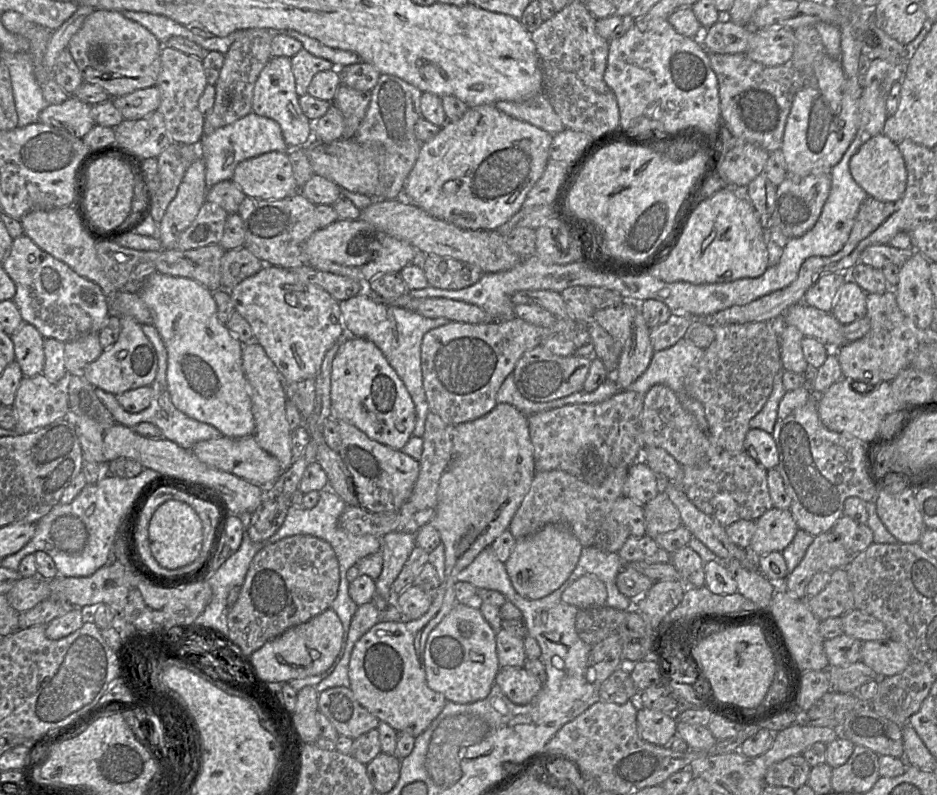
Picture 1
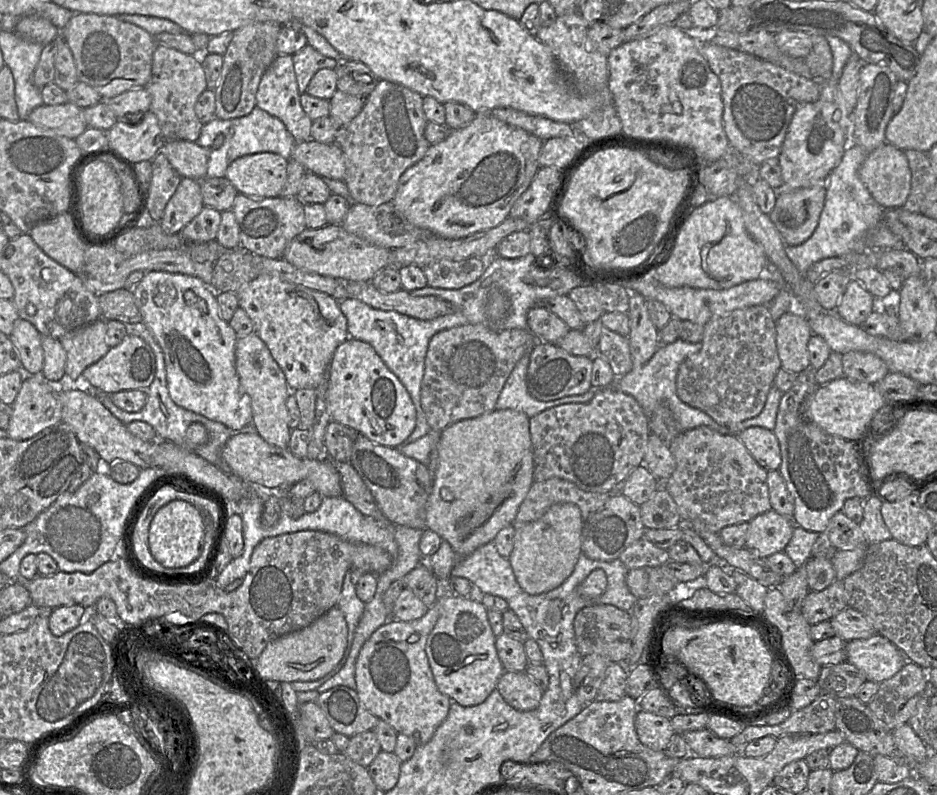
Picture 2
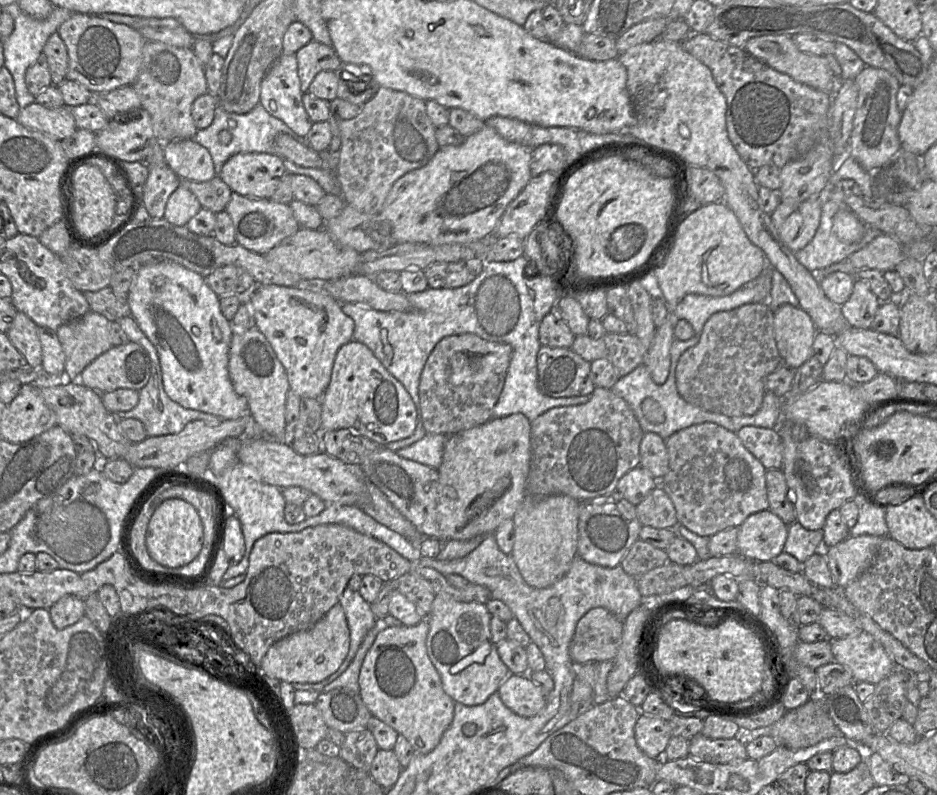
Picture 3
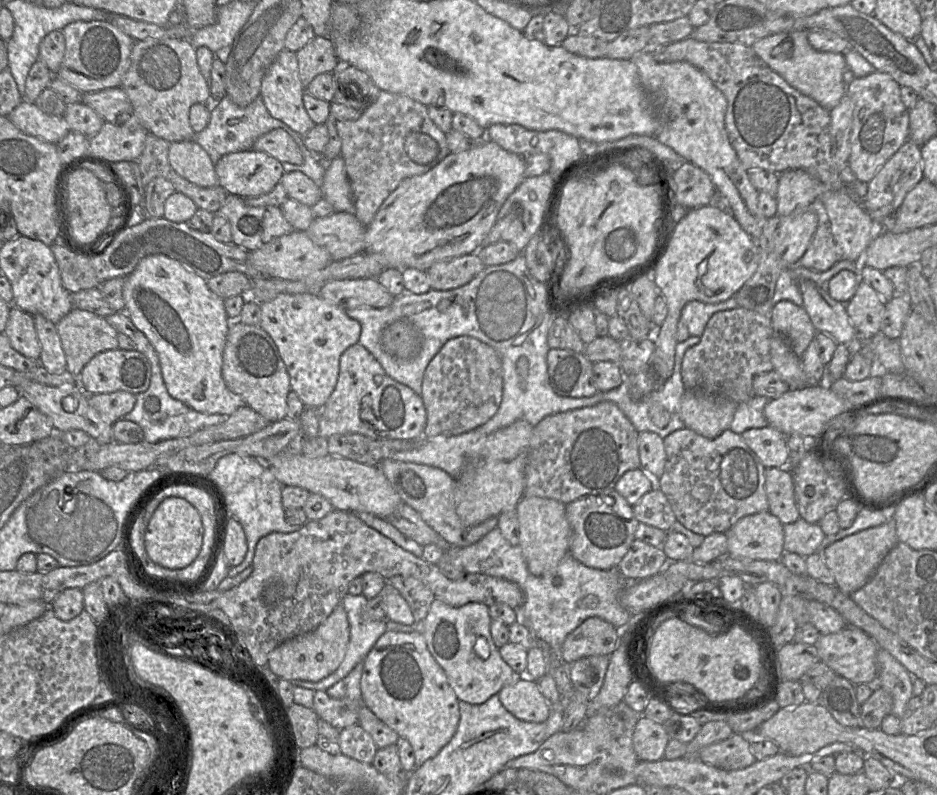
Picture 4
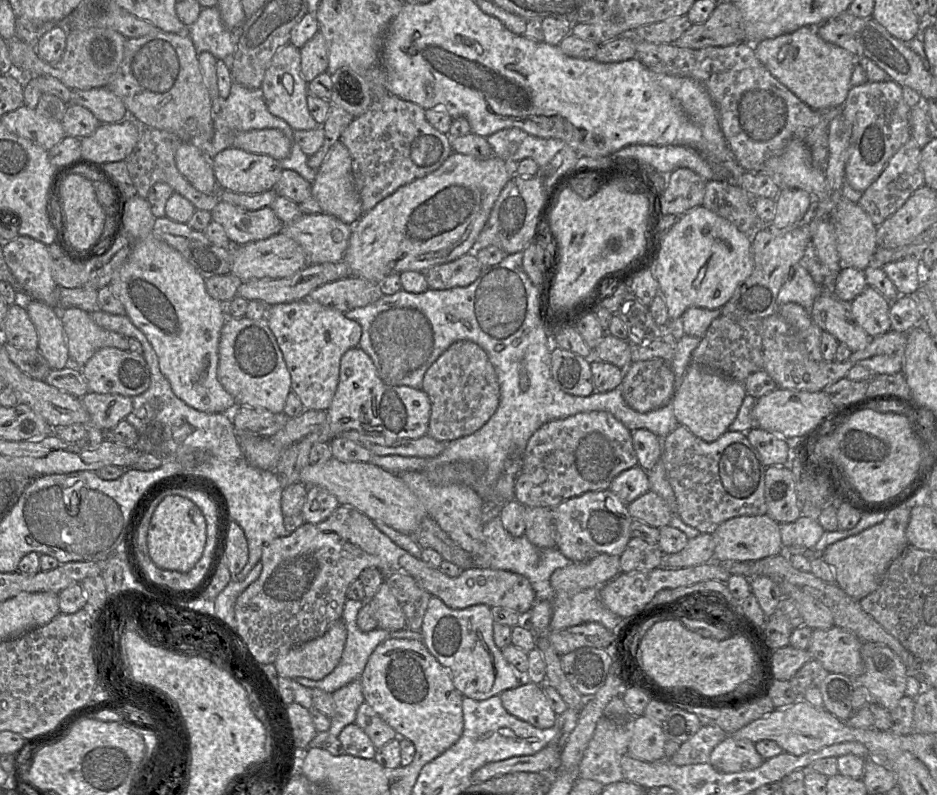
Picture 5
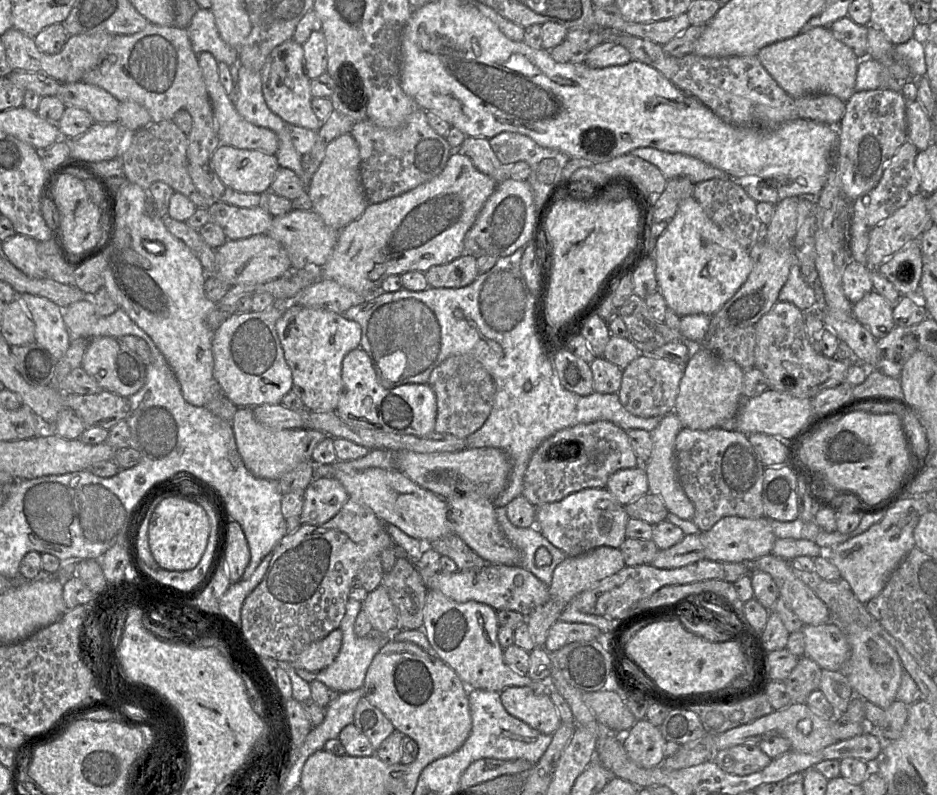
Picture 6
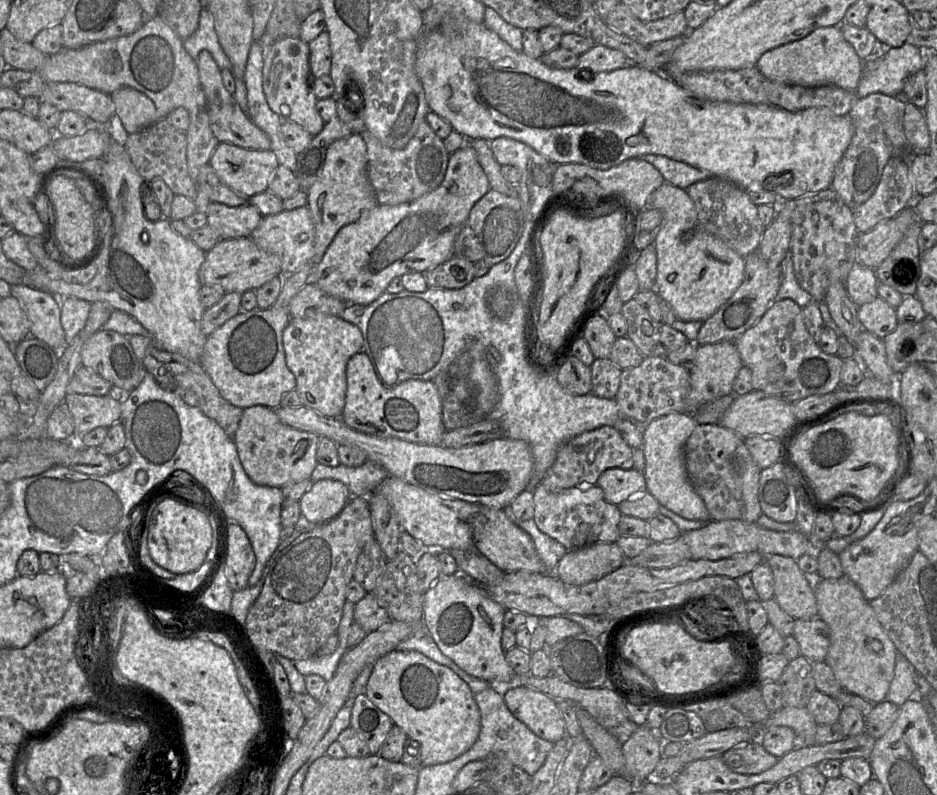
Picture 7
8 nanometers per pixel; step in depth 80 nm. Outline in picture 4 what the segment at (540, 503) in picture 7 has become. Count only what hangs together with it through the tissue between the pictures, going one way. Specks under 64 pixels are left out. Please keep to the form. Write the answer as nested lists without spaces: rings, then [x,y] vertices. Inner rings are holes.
[[[614,489],[583,496],[566,504],[566,516],[572,529],[570,554],[585,566],[600,570],[617,569],[635,540],[640,523],[627,500]]]

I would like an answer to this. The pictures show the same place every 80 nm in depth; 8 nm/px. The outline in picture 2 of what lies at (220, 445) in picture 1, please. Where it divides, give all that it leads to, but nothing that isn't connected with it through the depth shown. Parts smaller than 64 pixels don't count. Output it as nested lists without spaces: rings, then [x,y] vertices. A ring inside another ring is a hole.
[[[253,429],[232,434],[224,445],[221,457],[231,473],[250,485],[259,485],[265,490],[287,490],[301,480],[309,480],[322,497],[341,497],[340,476],[332,460],[323,456],[317,459],[299,458],[288,448],[279,448],[267,443]]]

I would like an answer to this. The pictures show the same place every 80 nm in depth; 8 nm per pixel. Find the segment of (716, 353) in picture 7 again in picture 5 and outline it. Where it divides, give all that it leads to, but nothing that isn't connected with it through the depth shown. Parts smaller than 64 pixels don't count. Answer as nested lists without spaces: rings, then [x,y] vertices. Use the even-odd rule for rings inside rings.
[[[690,363],[680,387],[672,397],[673,412],[679,425],[705,442],[713,442],[728,430],[745,395],[744,383],[710,372],[699,364]]]

